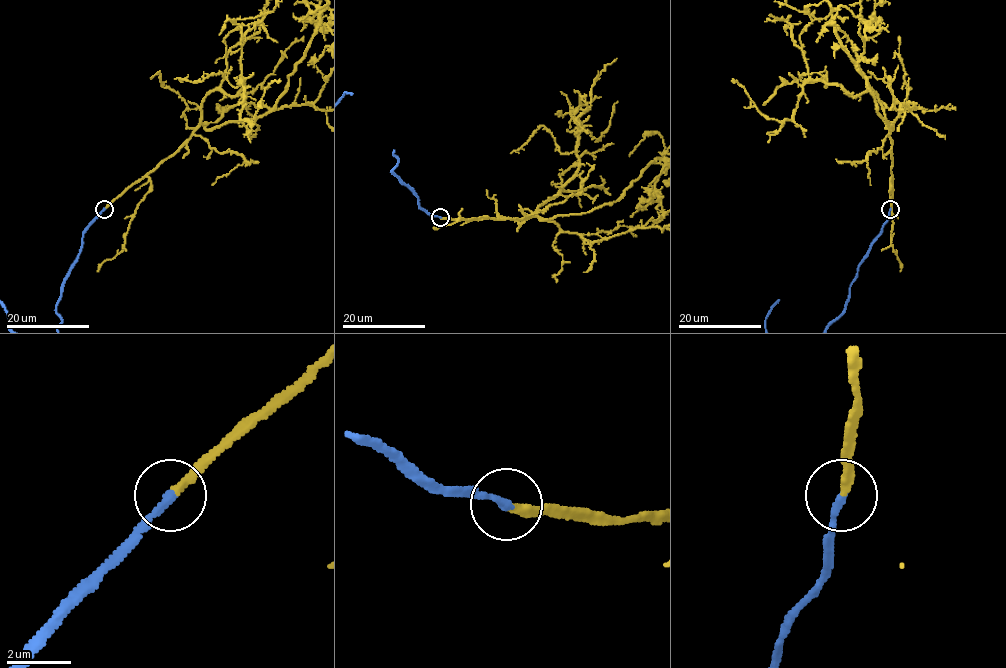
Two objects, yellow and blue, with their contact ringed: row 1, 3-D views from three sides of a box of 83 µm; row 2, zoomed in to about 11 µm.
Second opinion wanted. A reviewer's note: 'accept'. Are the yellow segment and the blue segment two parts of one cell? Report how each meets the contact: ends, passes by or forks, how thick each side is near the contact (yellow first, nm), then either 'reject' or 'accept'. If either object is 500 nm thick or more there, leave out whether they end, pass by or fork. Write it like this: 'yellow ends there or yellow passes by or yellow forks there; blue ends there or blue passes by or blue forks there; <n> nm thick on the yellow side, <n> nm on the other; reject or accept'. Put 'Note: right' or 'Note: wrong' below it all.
yellow ends there; blue ends there; 260 nm thick on the yellow side, 240 nm on the other; accept
Note: right

